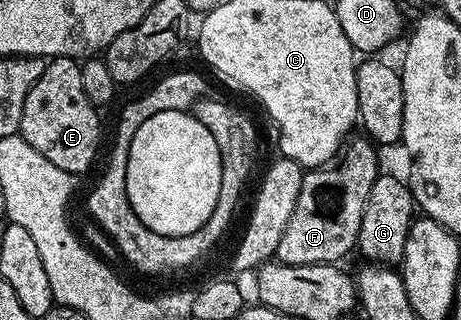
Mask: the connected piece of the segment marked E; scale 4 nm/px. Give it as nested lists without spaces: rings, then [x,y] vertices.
[[[55,58],[46,61],[43,76],[35,80],[35,88],[23,100],[23,120],[20,135],[35,152],[47,156],[55,168],[80,176],[93,162],[101,142],[101,118],[98,107],[87,100],[83,92],[83,76],[78,59]]]

